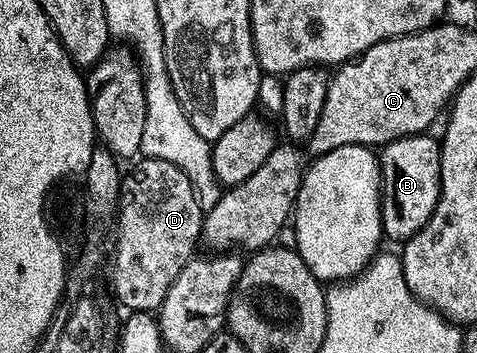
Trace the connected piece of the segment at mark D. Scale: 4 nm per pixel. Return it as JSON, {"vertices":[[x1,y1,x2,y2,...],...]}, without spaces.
{"vertices":[[144,156,135,164,131,175,122,179,119,192,119,213,113,230,115,255,109,258,111,294,127,312,155,312,181,268,196,253,195,245,200,245,205,211,181,168,168,160]]}

